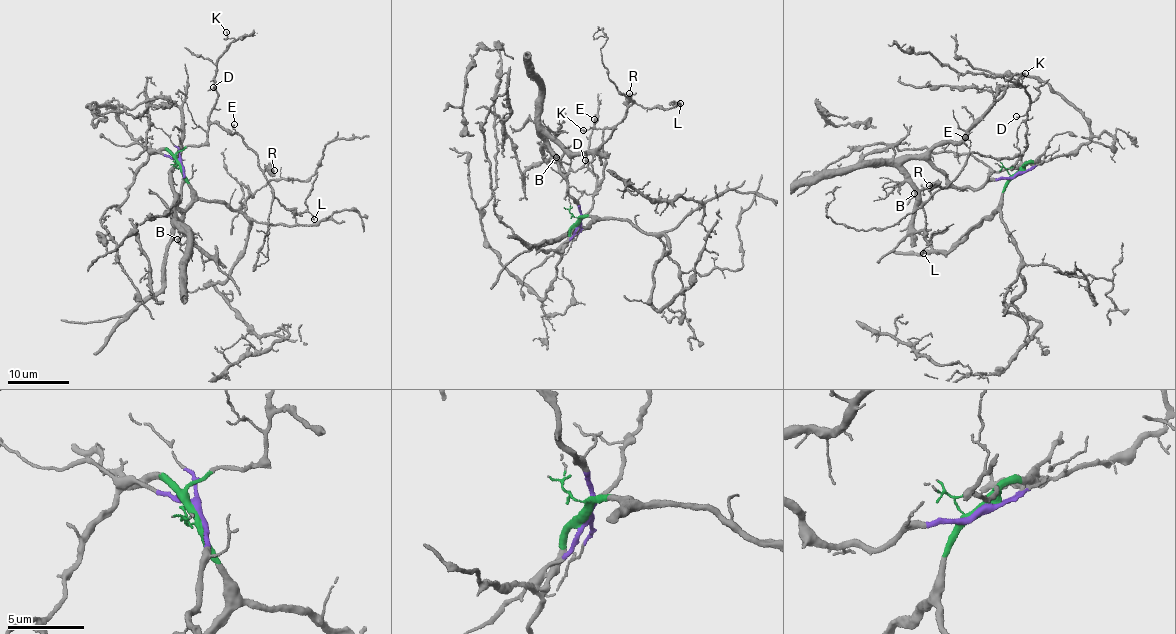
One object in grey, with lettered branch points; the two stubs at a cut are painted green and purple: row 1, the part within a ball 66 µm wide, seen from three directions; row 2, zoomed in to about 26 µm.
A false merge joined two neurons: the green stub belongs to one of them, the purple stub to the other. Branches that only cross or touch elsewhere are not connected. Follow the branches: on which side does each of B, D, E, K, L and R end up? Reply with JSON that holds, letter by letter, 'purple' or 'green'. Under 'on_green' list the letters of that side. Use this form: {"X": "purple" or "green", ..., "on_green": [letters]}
{"B": "purple", "D": "green", "E": "green", "K": "green", "L": "green", "R": "green", "on_green": ["D", "E", "K", "L", "R"]}

